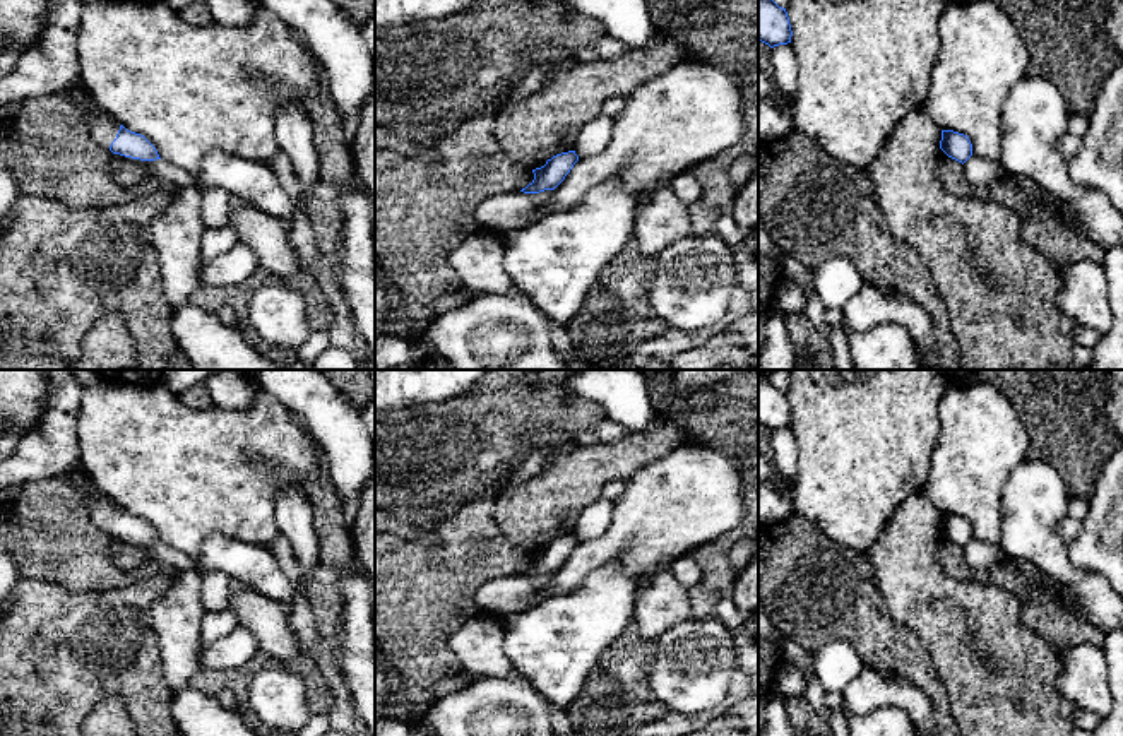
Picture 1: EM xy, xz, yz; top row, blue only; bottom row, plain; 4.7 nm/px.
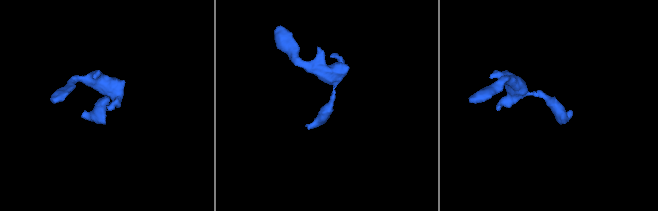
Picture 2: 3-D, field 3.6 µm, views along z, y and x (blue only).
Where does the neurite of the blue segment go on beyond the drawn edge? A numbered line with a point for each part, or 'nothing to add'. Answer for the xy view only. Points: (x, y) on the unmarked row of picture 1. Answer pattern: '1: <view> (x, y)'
1: xy (103, 512)

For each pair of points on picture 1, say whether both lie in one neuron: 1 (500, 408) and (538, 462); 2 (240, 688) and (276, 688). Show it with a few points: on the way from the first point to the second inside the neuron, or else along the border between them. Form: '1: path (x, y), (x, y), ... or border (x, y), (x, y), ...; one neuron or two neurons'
1: border (569, 440), (531, 449), (509, 476), (507, 485); two neurons
2: border (285, 670), (261, 670), (252, 678), (247, 702); two neurons

